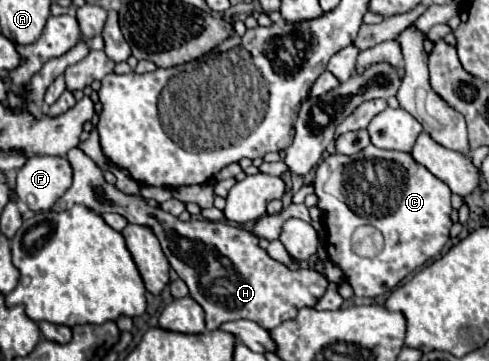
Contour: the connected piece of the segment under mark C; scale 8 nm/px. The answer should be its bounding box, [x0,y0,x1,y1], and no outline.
[313,145,451,297]

